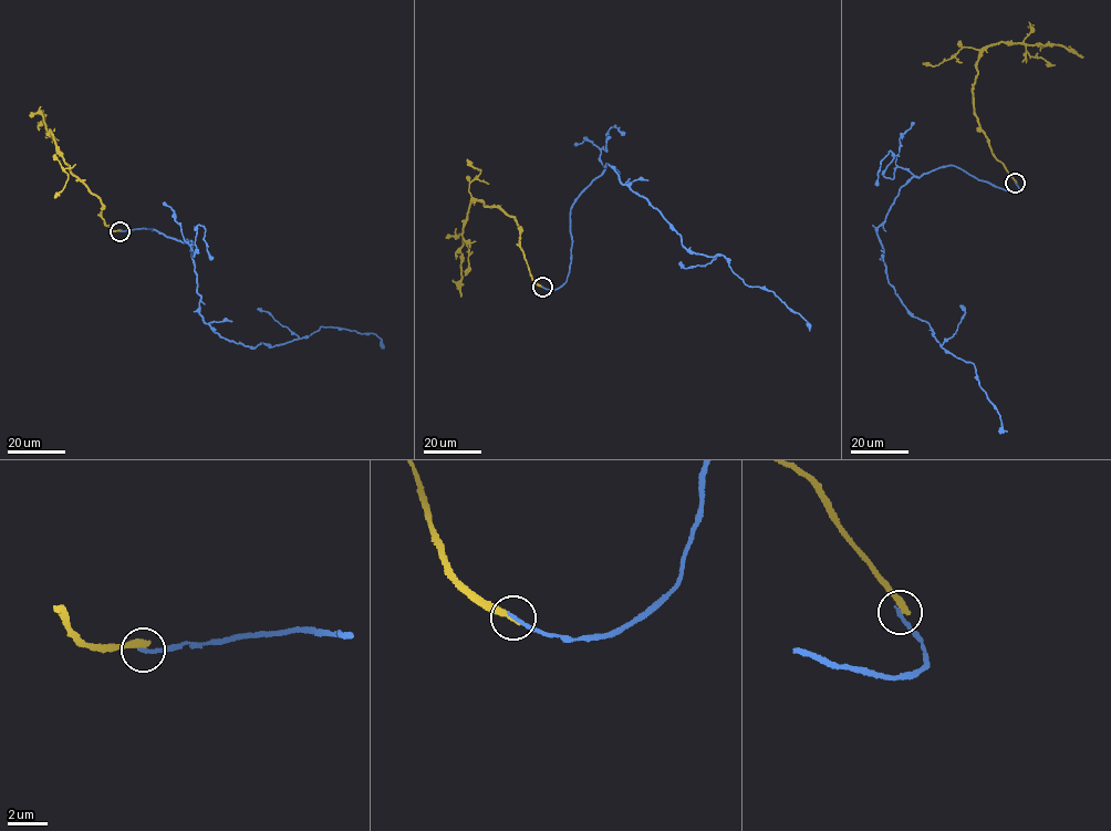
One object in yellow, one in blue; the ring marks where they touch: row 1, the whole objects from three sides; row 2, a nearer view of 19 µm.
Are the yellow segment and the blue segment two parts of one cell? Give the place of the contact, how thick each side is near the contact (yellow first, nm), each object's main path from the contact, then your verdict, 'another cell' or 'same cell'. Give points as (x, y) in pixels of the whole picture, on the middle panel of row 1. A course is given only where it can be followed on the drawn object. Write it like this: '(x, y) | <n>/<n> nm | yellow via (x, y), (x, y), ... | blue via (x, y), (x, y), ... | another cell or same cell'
(542, 287) | 340/180 nm | yellow via (541, 287), (529, 273), (514, 218), (477, 199), (470, 204), (463, 226), (460, 297) | blue via (541, 287), (566, 280), (573, 203), (606, 164), (689, 251), (722, 255), (810, 331) | another cell

